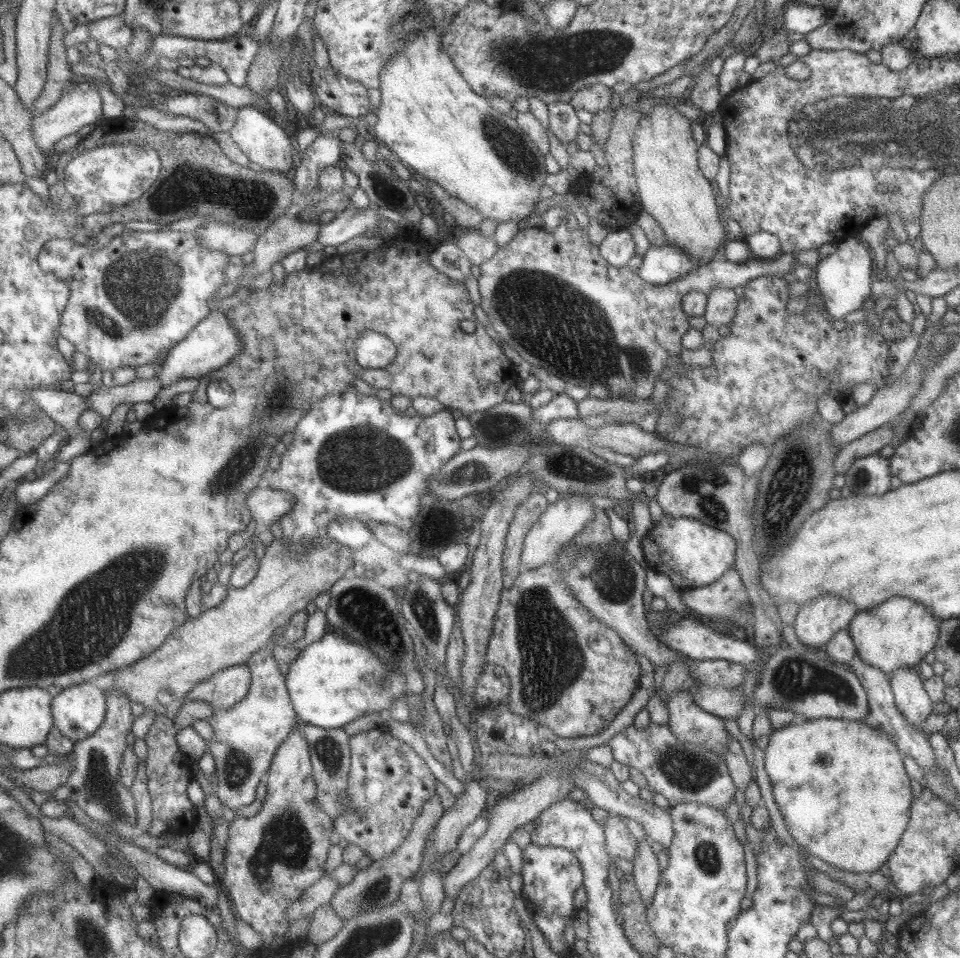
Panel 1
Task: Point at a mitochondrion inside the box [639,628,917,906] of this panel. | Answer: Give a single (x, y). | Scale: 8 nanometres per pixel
(795, 678)

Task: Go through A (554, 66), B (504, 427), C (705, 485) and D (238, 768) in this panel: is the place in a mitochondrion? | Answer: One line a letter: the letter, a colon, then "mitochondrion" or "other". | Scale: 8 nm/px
A: mitochondrion
B: mitochondrion
C: mitochondrion
D: mitochondrion

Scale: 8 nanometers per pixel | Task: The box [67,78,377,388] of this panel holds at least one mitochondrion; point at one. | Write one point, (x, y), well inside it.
(142, 282)

